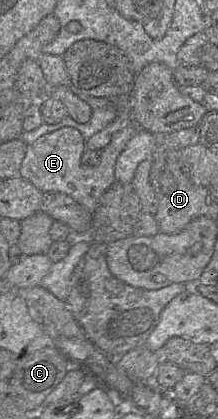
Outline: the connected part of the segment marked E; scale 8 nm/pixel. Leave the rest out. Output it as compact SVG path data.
M133 122L117 132L110 143L101 150L101 160L94 167L86 167L81 158L85 151L86 140L73 127L64 127L45 134L27 146L26 154L19 170L19 176L31 182L43 193L58 192L71 196L88 212L94 213L102 195L115 182L115 165L127 143L137 132Z

